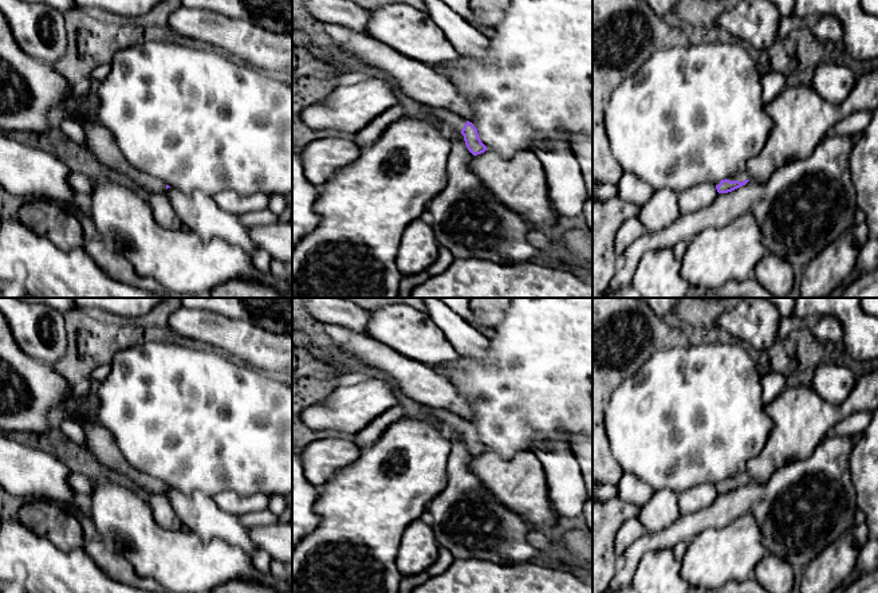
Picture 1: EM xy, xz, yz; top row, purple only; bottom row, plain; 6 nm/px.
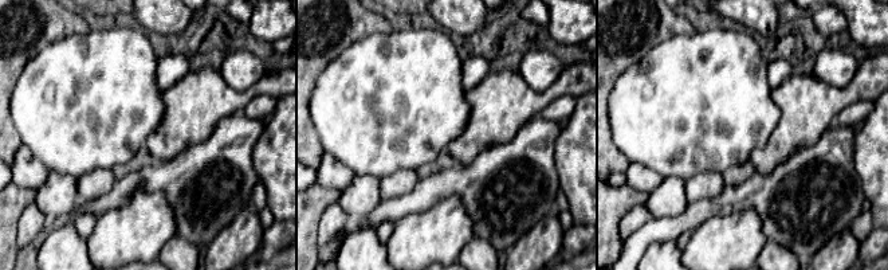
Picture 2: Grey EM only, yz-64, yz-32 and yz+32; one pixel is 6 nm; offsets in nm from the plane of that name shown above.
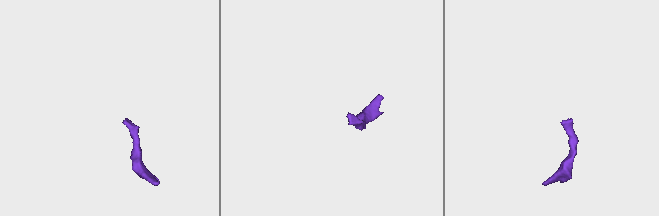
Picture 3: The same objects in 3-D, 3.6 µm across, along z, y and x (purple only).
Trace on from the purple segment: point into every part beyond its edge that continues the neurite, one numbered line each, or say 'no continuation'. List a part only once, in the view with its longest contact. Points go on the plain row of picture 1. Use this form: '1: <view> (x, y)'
1: yz (741, 475)

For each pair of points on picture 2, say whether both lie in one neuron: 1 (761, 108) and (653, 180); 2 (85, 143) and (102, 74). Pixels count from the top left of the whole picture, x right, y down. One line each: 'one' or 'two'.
1: two
2: one

